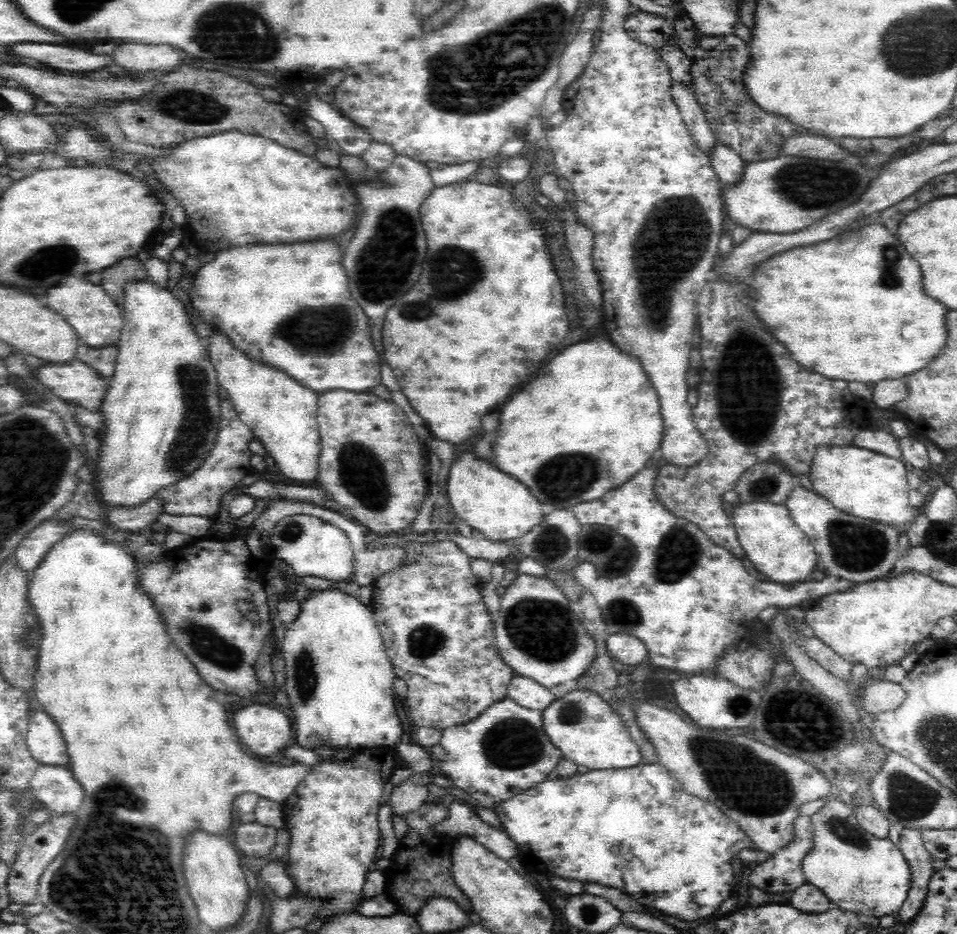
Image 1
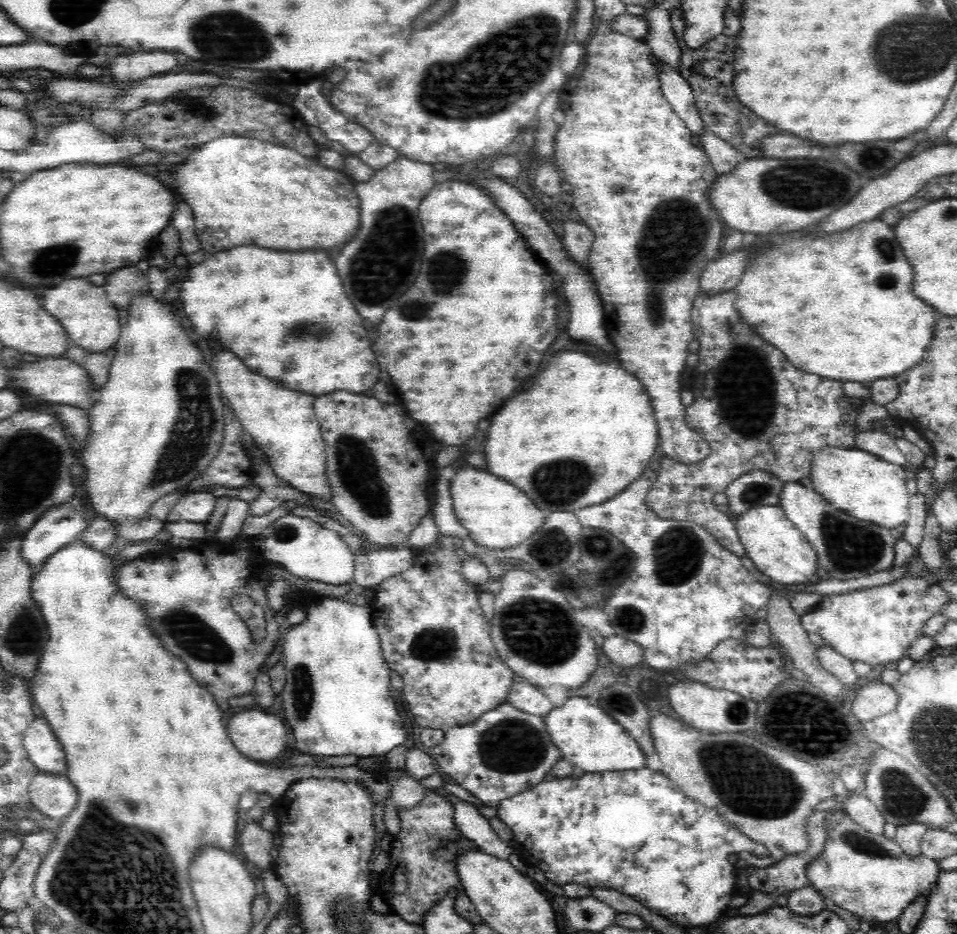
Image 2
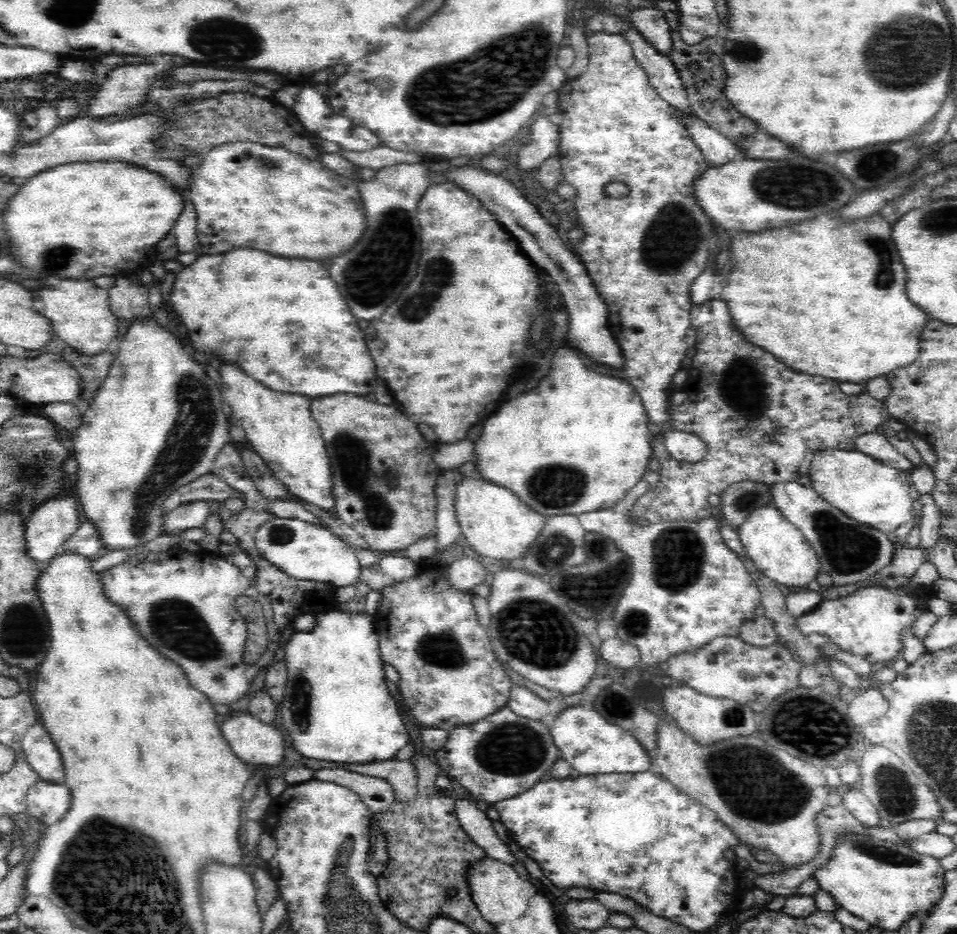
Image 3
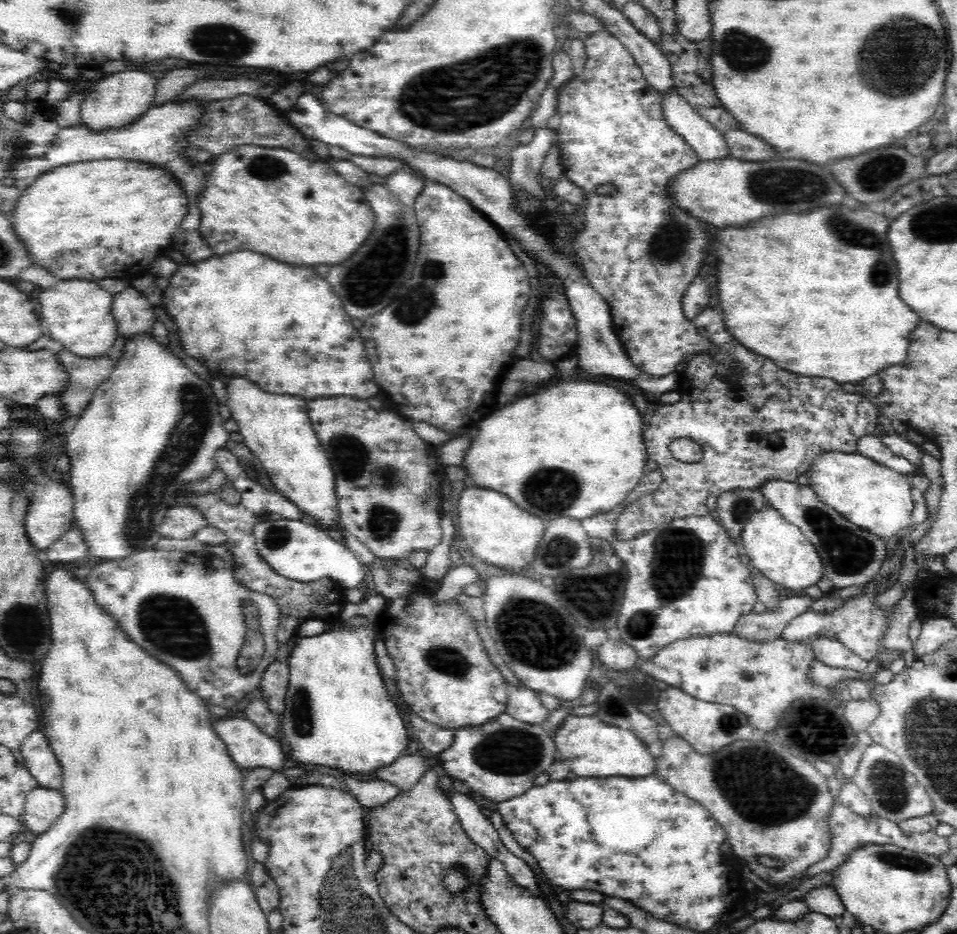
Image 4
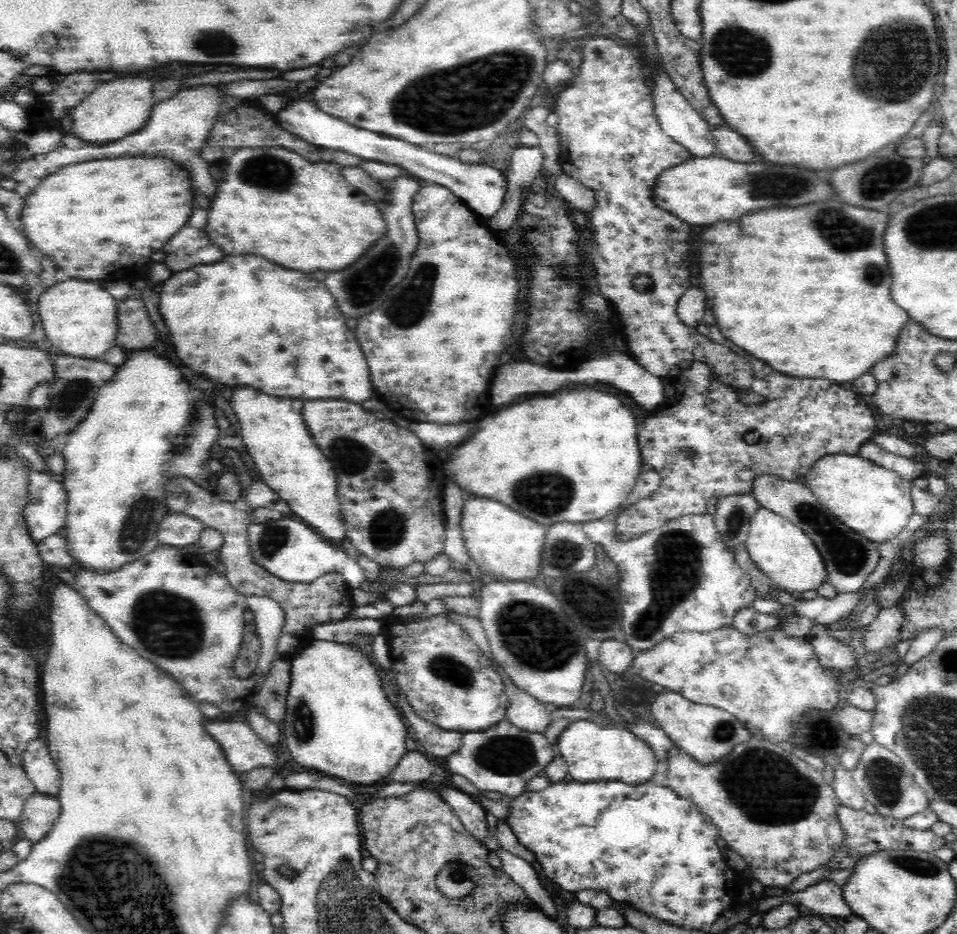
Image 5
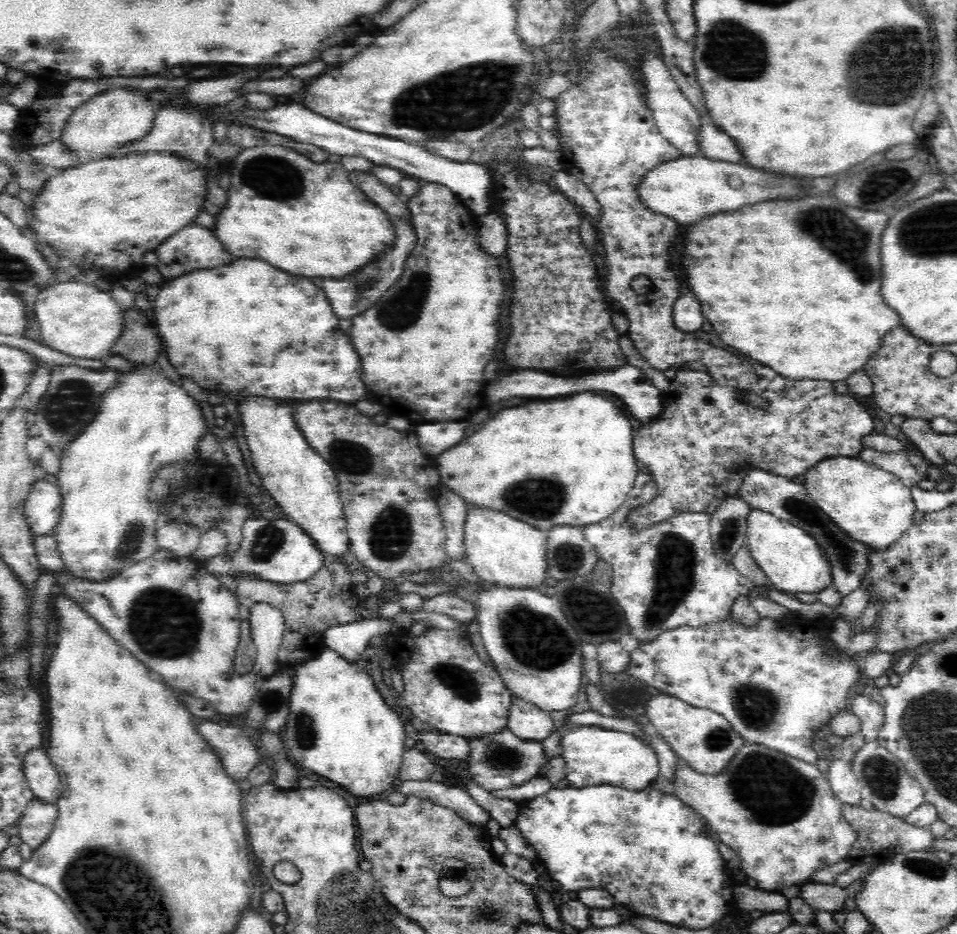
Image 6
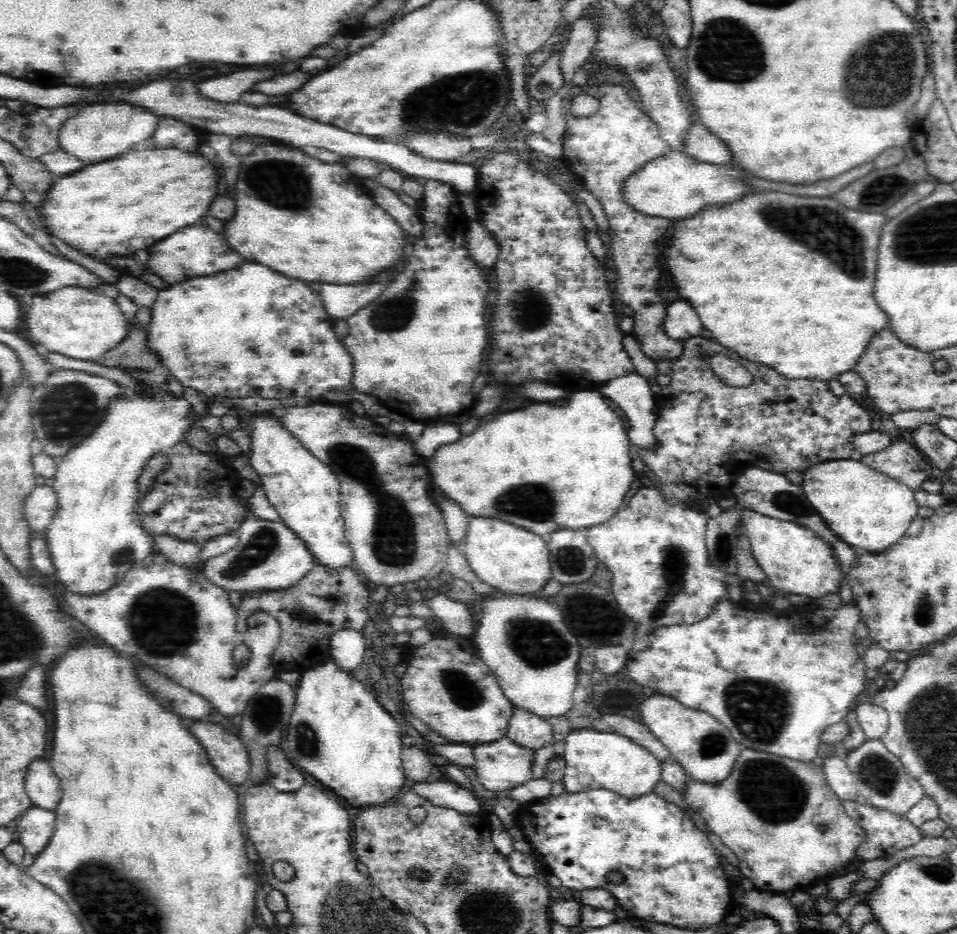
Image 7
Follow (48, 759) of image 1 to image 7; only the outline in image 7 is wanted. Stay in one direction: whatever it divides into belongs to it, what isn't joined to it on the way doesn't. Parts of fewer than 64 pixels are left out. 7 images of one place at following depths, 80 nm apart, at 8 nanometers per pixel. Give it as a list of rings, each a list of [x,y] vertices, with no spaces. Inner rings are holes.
[[[43,758],[30,764],[25,776],[25,789],[34,806],[50,811],[56,810],[63,795],[58,775]]]

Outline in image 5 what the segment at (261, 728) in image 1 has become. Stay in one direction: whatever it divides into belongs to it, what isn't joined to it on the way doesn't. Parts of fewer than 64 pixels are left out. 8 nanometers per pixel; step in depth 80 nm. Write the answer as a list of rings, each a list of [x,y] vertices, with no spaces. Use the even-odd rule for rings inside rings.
[[[210,722],[204,727],[219,743],[234,774],[249,773],[258,767],[277,767],[273,746],[260,740],[248,723]]]

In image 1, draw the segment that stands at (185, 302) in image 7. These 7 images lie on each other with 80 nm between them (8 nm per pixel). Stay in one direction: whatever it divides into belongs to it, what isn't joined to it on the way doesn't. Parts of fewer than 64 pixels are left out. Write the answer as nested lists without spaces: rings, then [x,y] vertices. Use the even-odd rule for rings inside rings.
[[[340,242],[294,246],[240,246],[222,250],[196,272],[192,306],[202,323],[220,328],[258,364],[286,373],[317,393],[344,389],[364,393],[382,384],[368,316],[350,302]]]

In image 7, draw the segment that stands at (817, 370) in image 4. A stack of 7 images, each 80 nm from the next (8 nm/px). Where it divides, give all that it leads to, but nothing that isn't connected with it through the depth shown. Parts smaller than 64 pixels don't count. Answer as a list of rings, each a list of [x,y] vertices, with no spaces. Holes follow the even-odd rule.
[[[774,191],[744,194],[742,198],[735,199],[734,203],[723,204],[722,207],[704,207],[697,213],[698,216],[676,222],[668,248],[664,252],[666,268],[670,276],[674,278],[682,298],[688,298],[688,302],[700,314],[702,324],[712,332],[714,339],[726,349],[730,348],[736,354],[740,354],[750,364],[774,366],[776,372],[788,378],[809,378],[815,381],[836,380],[840,374],[852,371],[854,362],[858,362],[858,358],[866,352],[870,338],[874,338],[882,328],[888,328],[886,314],[882,314],[882,310],[874,302],[874,283],[879,241],[889,214],[876,214],[876,212],[866,214],[843,206],[832,198],[832,196],[830,198],[802,198],[802,196],[790,196],[784,192]]]

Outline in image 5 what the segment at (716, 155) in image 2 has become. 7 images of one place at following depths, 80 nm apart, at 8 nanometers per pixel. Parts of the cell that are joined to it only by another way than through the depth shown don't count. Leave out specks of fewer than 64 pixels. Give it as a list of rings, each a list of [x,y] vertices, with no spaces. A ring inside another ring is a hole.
[[[666,72],[658,76],[654,88],[654,114],[658,117],[658,124],[662,127],[662,131],[682,145],[682,148],[688,149],[694,157],[716,156],[714,141],[711,140],[710,134],[712,126],[698,114],[668,75]]]

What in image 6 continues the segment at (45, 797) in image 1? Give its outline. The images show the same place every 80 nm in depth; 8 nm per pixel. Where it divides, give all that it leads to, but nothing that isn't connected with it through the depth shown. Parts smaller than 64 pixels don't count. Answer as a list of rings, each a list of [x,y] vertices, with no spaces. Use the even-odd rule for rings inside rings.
[[[35,798],[30,800],[16,823],[22,842],[32,850],[37,849],[50,836],[58,816],[56,804],[45,804]]]

